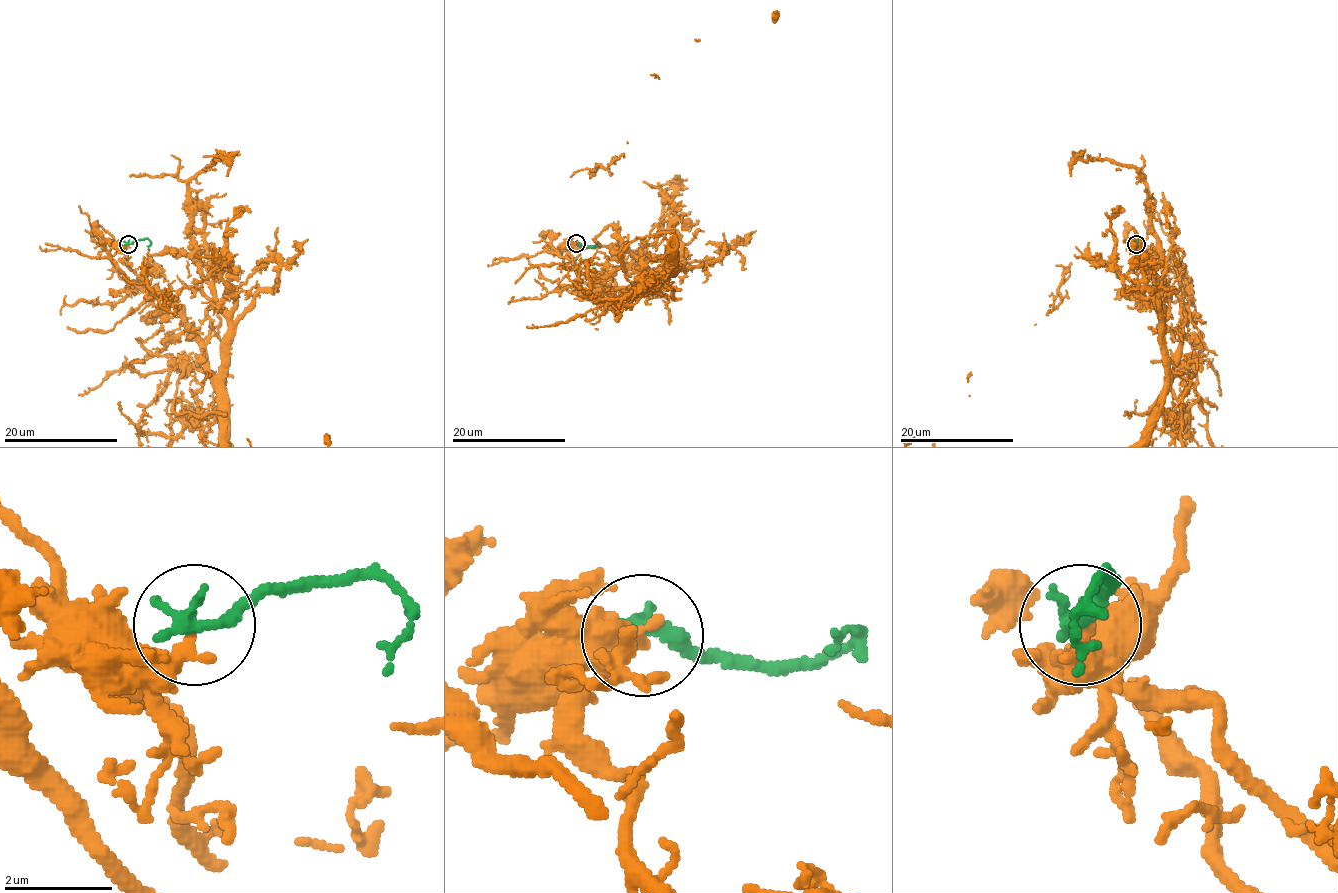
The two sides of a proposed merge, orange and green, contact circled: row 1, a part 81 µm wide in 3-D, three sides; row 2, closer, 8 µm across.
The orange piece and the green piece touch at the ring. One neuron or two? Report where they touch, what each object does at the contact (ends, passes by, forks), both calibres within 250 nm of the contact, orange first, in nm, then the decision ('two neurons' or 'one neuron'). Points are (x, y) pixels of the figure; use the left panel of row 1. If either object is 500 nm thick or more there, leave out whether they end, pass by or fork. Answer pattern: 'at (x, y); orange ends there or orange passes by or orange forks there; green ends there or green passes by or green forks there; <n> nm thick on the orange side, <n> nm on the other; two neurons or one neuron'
at (128, 244); orange ends there; green ends there; 320 nm thick on the orange side, 340 nm on the other; two neurons

